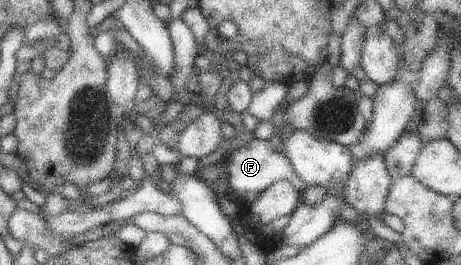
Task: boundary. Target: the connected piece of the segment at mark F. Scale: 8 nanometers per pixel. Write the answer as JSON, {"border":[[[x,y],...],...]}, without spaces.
{"border":[[[253,137],[244,146],[230,150],[225,156],[229,188],[237,199],[247,200],[249,204],[253,204],[269,185],[283,179],[294,183],[299,190],[303,190],[308,185],[299,178],[290,159],[284,153],[275,150],[267,139]]]}

